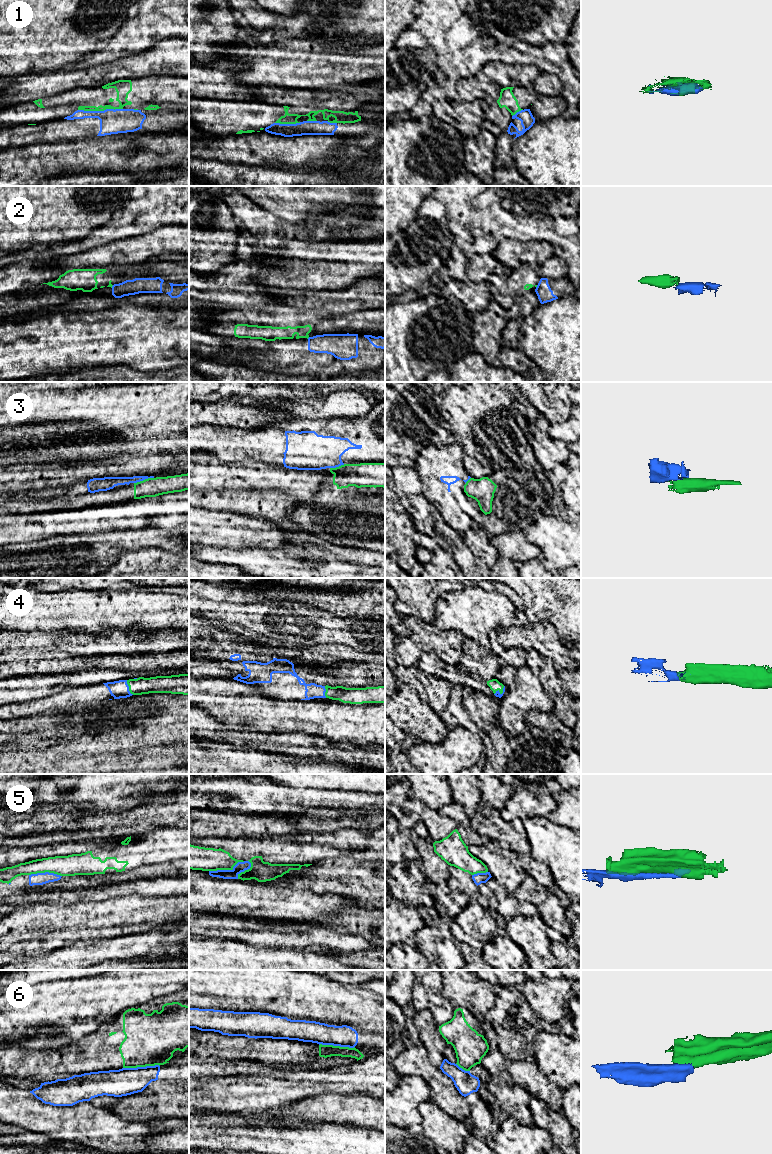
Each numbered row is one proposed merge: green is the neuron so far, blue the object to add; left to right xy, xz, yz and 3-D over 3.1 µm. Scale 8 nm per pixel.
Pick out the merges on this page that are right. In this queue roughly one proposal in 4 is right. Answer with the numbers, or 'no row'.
4

